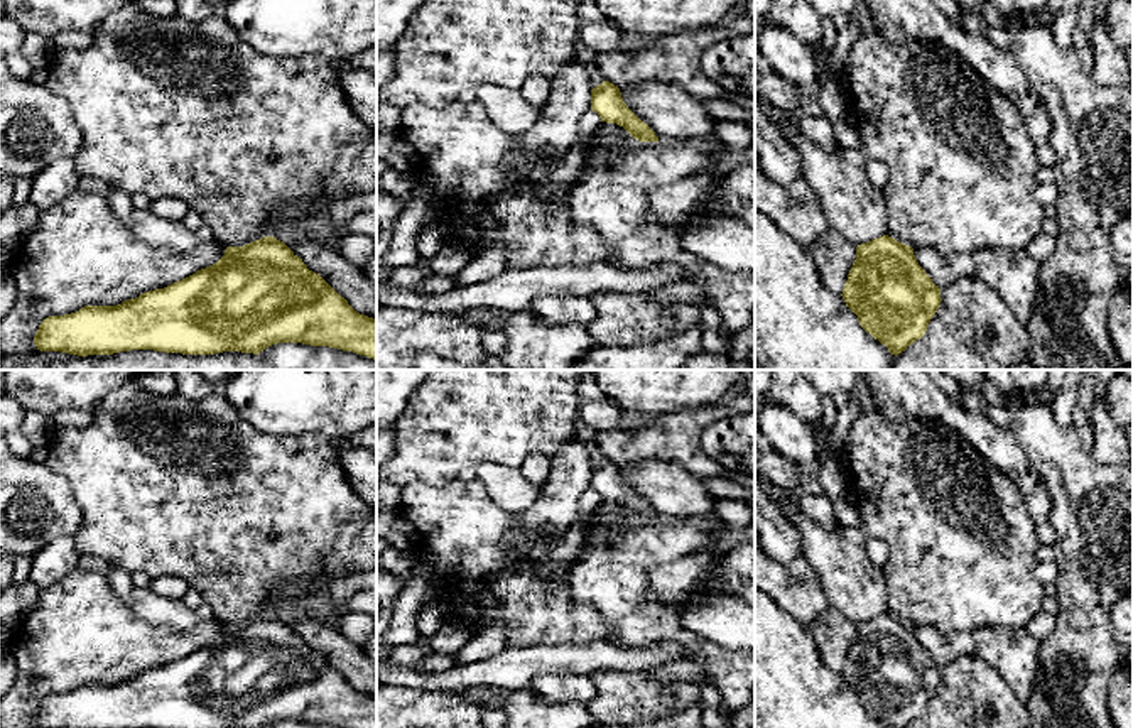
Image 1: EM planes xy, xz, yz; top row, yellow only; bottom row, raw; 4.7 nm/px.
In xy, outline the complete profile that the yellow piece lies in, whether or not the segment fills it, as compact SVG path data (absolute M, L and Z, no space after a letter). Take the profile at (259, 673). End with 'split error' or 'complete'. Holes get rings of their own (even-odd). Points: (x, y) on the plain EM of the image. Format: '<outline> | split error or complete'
M274 615L243 625L226 625L216 642L122 682L84 684L71 693L49 694L34 714L37 728L265 728L289 720L338 728L377 728L377 698L356 691L319 652L309 649L301 635Z | complete

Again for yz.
M888 613L856 625L841 674L861 706L888 728L920 718L942 679L913 627Z | complete

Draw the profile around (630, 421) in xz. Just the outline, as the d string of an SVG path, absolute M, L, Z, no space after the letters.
M621 410L621 419L618 424L618 431L638 431L648 426L657 424L669 414L642 414L633 410Z

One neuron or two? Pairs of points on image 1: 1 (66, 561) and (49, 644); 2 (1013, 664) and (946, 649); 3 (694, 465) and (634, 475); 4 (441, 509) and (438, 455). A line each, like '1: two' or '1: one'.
1: two
2: one
3: two
4: two

